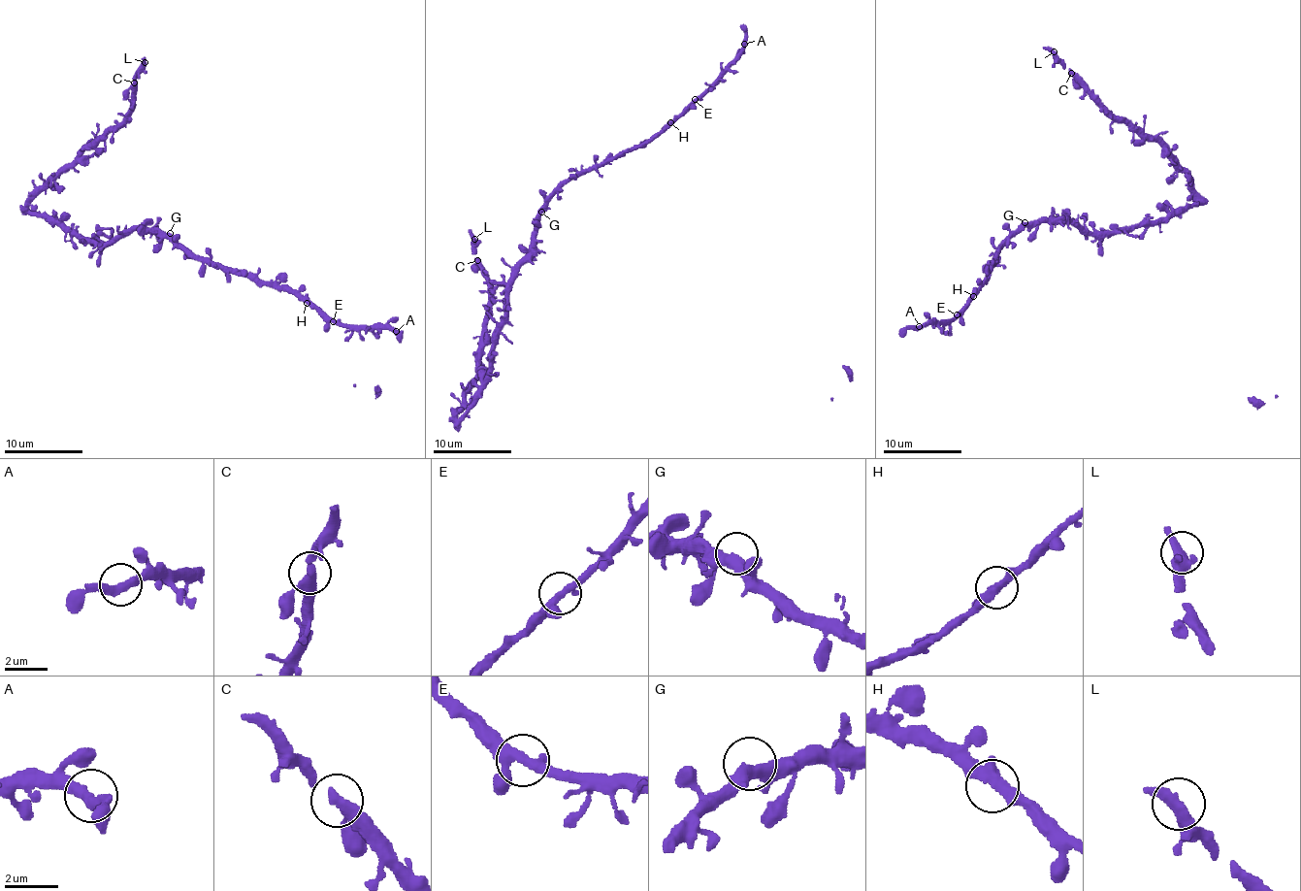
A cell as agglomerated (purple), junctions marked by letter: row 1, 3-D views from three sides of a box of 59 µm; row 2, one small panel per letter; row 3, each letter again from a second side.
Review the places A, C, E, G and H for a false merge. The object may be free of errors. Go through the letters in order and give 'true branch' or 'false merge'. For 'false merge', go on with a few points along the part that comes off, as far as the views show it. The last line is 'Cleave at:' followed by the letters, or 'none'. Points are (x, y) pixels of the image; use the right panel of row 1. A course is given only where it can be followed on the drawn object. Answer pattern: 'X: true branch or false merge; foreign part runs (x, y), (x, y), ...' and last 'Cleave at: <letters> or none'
A: true branch
C: true branch
E: true branch
G: true branch
H: true branch
Cleave at: none

